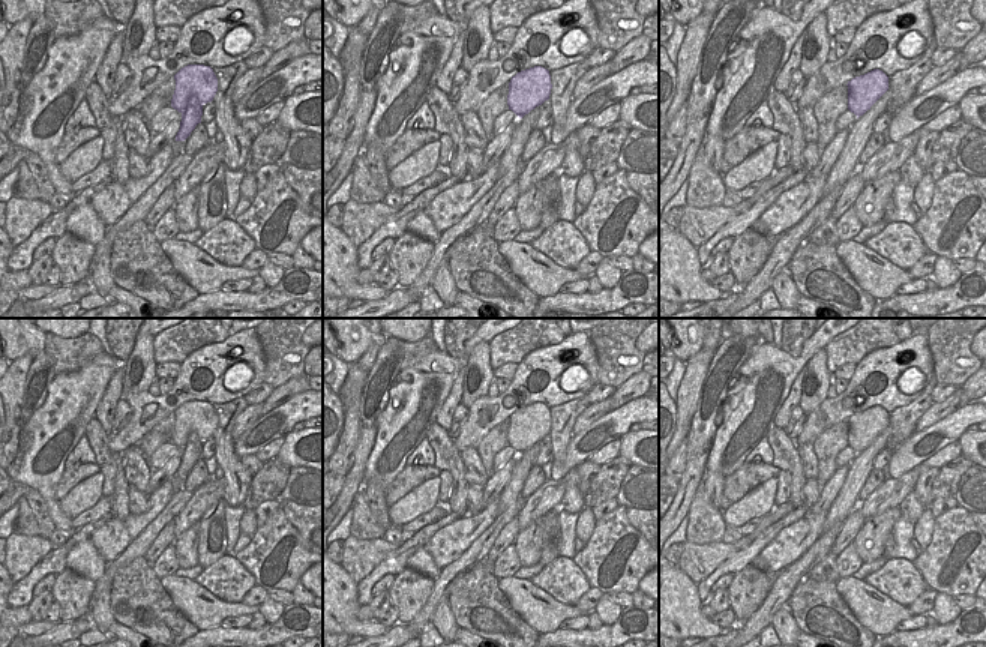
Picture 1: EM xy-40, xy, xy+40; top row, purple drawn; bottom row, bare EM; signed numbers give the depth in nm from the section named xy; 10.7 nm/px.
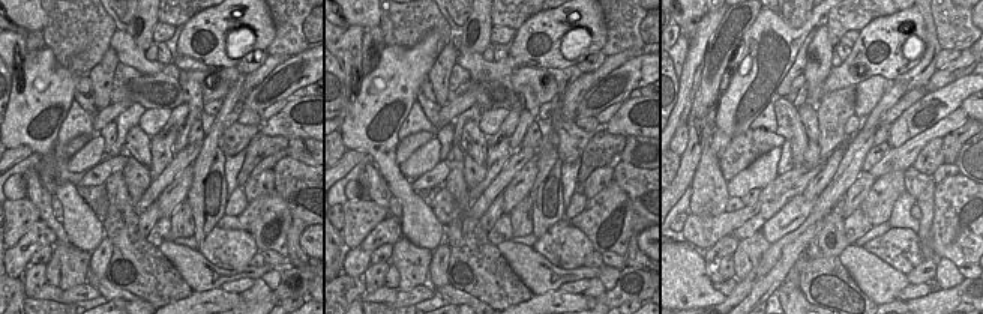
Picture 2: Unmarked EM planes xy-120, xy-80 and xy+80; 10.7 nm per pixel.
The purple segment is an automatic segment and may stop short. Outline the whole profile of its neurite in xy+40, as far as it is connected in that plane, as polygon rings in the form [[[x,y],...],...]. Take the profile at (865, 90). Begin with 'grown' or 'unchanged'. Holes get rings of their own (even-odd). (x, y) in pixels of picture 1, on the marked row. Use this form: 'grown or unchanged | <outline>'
unchanged | [[[873,69],[848,81],[848,110],[863,116],[888,90],[888,77]]]

